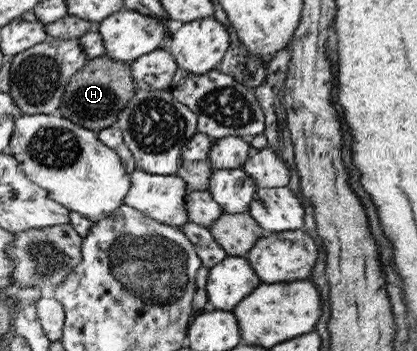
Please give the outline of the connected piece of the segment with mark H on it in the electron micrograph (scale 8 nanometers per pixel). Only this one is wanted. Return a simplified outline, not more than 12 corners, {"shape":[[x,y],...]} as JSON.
{"shape":[[90,59],[58,114],[96,132],[134,97],[131,63]]}

